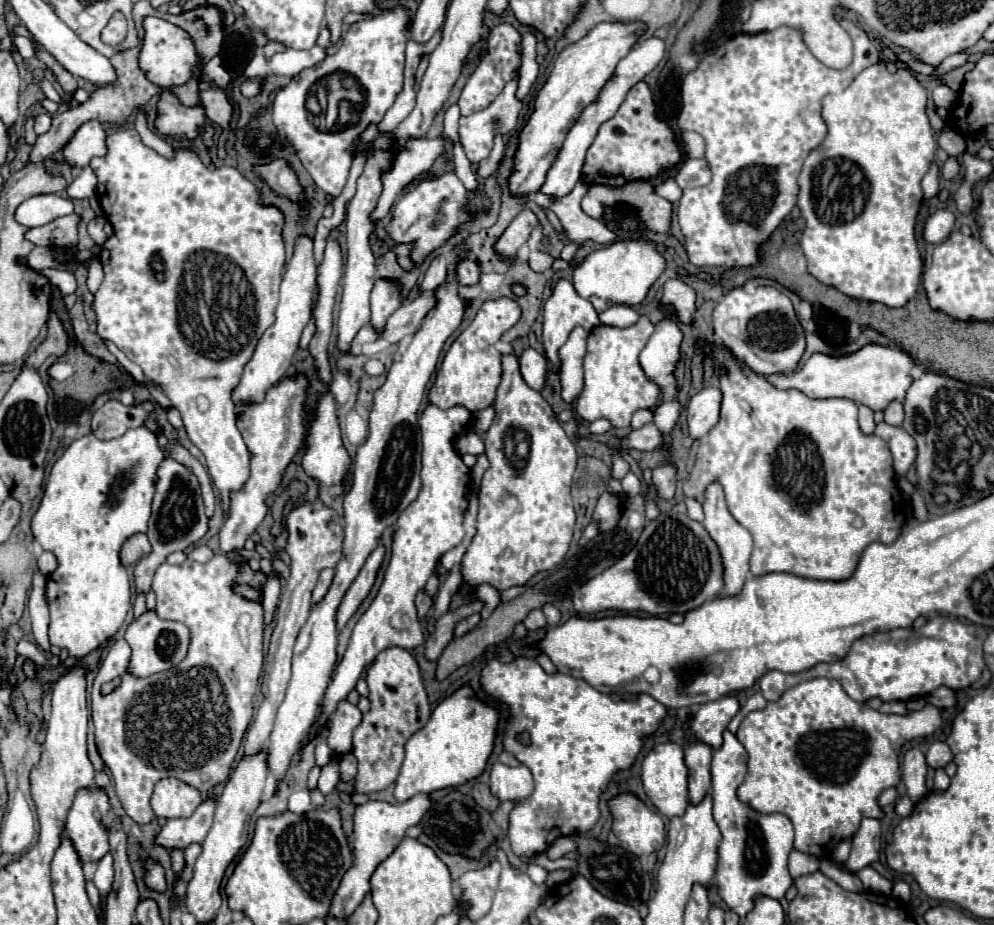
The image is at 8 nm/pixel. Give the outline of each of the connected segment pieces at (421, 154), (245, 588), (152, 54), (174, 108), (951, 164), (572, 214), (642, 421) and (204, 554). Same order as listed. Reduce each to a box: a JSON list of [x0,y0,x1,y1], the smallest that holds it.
[[371,137,445,221],[233,585,263,603],[139,17,199,89],[155,91,205,139],[941,157,959,179],[535,179,619,243],[631,409,653,429],[189,545,213,563]]

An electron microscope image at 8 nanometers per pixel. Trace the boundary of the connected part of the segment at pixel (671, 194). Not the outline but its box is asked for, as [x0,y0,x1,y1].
[653,175,681,203]

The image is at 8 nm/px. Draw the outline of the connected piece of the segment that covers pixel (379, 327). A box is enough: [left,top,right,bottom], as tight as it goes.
[369,279,401,333]

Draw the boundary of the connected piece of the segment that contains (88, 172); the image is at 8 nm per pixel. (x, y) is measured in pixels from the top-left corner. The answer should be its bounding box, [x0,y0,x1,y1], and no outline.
[71,167,97,200]

